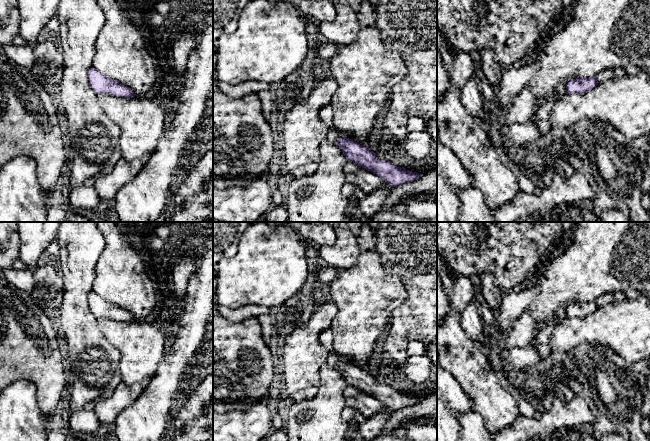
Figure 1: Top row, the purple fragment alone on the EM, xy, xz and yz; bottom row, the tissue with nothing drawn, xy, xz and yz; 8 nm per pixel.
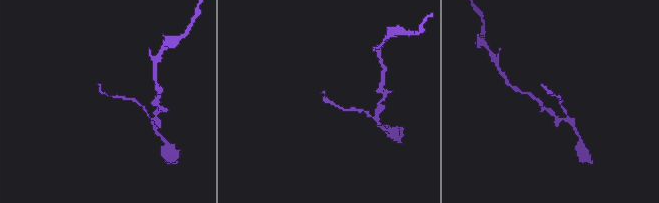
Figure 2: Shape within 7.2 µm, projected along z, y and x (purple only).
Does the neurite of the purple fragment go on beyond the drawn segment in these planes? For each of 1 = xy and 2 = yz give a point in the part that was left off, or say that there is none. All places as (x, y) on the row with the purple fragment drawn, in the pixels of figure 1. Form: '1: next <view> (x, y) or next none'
1: next none
2: next none

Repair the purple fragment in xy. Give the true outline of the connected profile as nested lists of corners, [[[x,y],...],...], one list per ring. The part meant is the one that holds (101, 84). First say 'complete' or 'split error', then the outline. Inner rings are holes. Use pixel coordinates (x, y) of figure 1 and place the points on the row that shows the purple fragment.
complete; [[[92,67],[88,72],[89,83],[97,94],[109,94],[118,97],[132,98],[134,92],[127,86],[102,75]]]

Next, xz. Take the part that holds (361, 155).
complete; [[[340,138],[337,144],[348,162],[353,162],[376,174],[395,188],[402,184],[418,180],[423,175],[377,159],[377,154],[371,151],[368,146],[360,145],[353,139]]]

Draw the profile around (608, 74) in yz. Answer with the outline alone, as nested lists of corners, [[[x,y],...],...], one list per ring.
[[[621,67],[606,69],[596,77],[598,83],[604,83],[608,80],[619,78],[625,74],[625,69]]]

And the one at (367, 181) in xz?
[[[347,162],[344,165],[344,174],[346,183],[359,187],[366,194],[369,194],[381,187],[390,185],[376,174],[356,165],[353,162]]]

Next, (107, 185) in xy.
[[[143,156],[135,160],[121,158],[116,162],[112,172],[97,176],[95,189],[100,199],[114,200],[118,190],[132,181],[150,158],[151,156]]]

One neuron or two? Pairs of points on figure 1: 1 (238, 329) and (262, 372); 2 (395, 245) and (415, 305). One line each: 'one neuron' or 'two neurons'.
1: one neuron
2: one neuron

